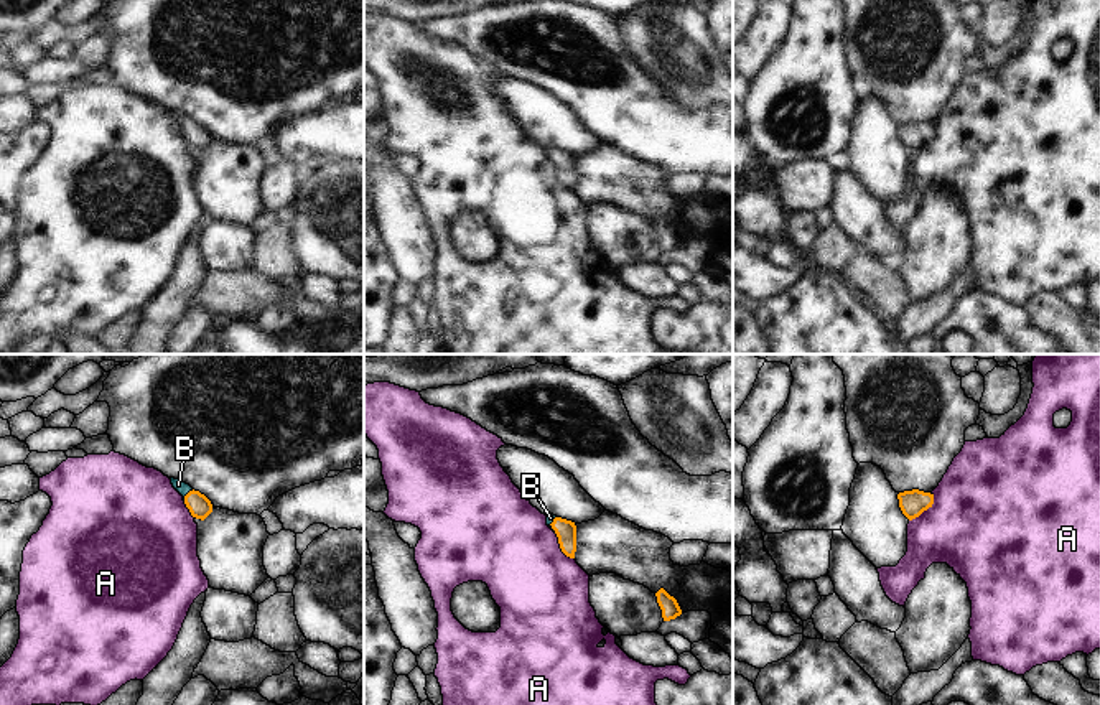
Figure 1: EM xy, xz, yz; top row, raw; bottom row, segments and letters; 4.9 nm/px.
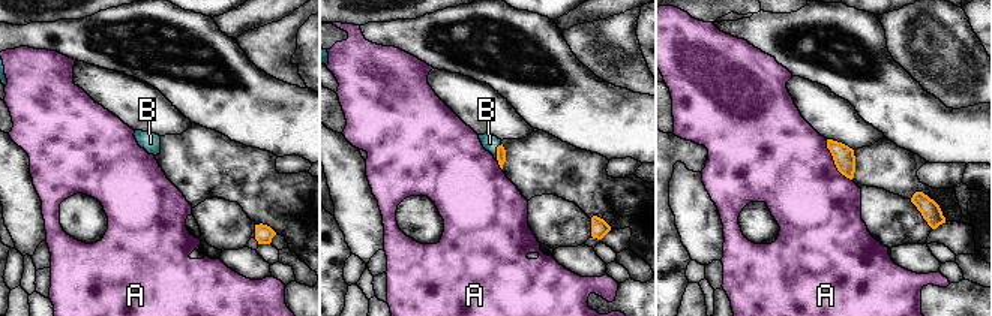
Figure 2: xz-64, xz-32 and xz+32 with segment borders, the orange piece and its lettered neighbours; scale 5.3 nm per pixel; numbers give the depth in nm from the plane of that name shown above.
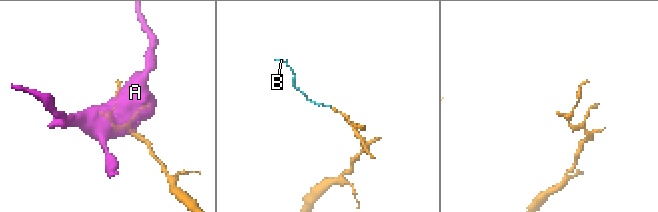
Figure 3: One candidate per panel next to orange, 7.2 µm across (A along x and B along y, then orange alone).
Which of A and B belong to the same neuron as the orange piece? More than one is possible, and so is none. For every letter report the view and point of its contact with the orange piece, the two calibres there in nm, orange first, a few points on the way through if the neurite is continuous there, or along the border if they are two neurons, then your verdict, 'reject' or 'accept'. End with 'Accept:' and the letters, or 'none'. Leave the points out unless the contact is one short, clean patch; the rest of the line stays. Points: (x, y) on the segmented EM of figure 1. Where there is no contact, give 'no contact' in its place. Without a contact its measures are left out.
A: contact yz (926, 509); calibres 130 and 460 nm; border yz (932, 493), (932, 503), (909, 521); reject
B: contact xy (186, 494); calibres 110 and 60 nm; way xy (200, 506), (186, 494), (178, 485); accept
Accept: B

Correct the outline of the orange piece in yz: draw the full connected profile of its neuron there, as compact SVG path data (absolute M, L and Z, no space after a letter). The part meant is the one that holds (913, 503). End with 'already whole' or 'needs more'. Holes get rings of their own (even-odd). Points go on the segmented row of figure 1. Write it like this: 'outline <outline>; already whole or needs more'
outline M919 489L899 493L897 499L902 514L909 521L919 517L924 511L927 511L934 504L934 494Z; already whole

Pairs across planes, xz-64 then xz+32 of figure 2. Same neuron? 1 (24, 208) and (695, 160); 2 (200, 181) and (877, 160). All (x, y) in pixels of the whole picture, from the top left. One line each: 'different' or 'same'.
1: different
2: same

